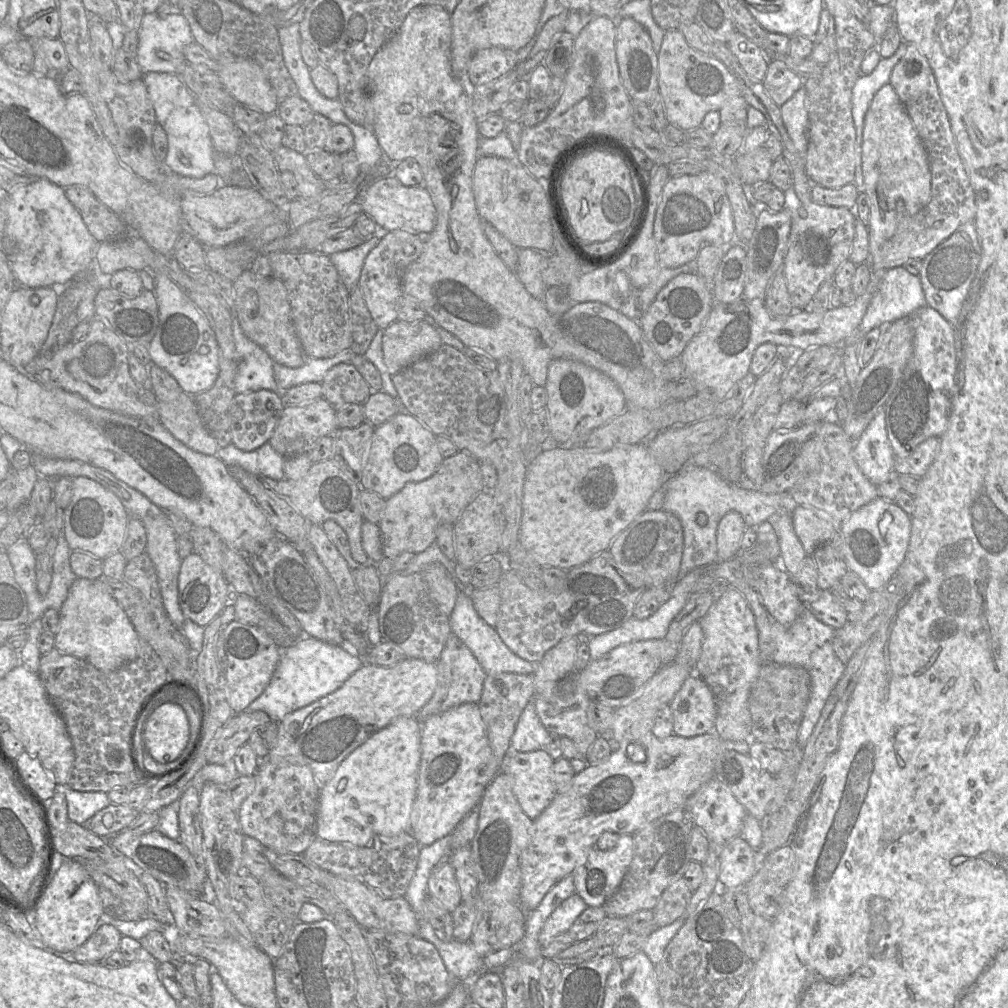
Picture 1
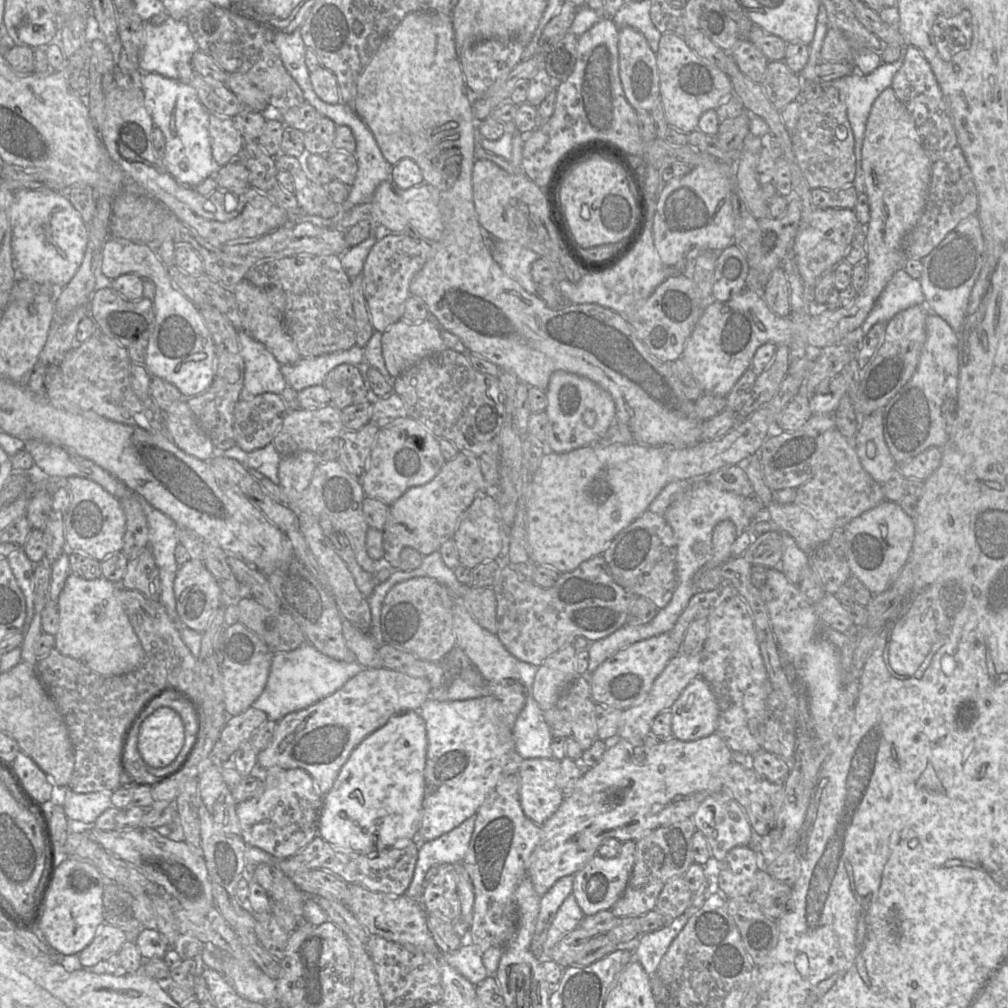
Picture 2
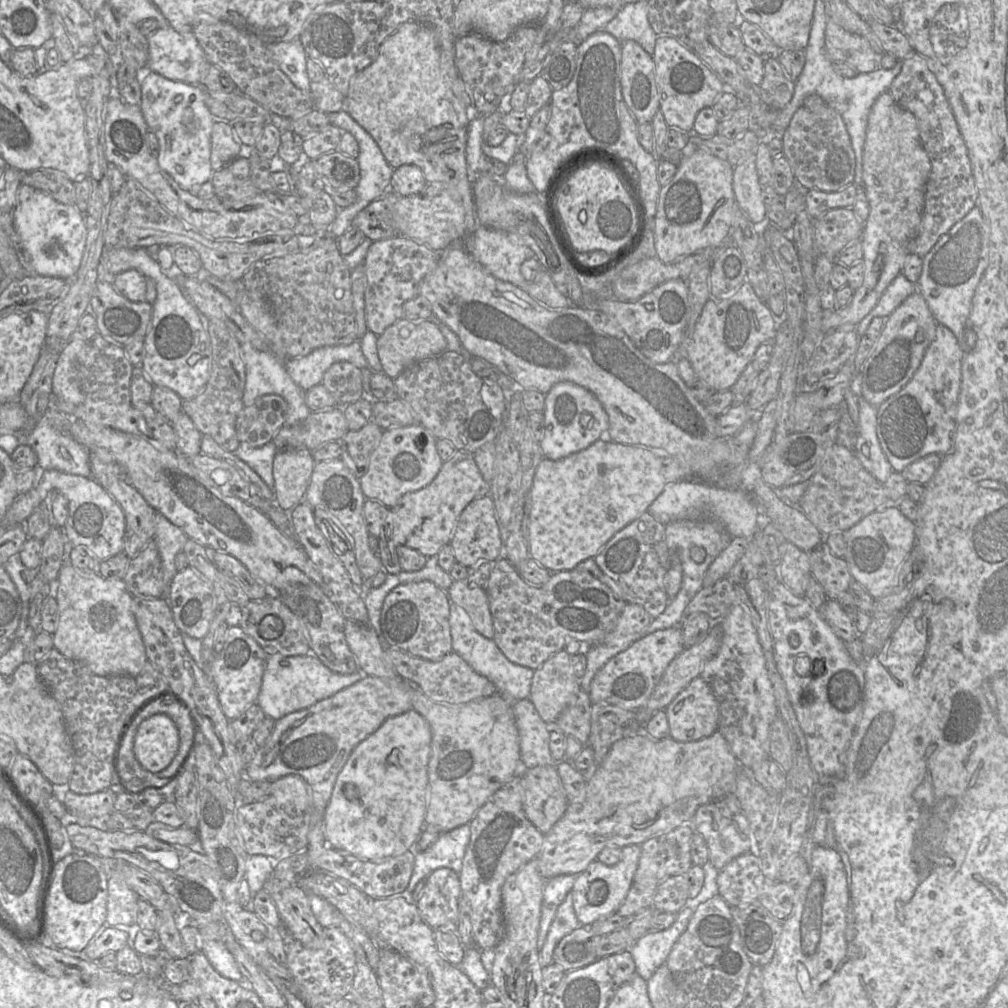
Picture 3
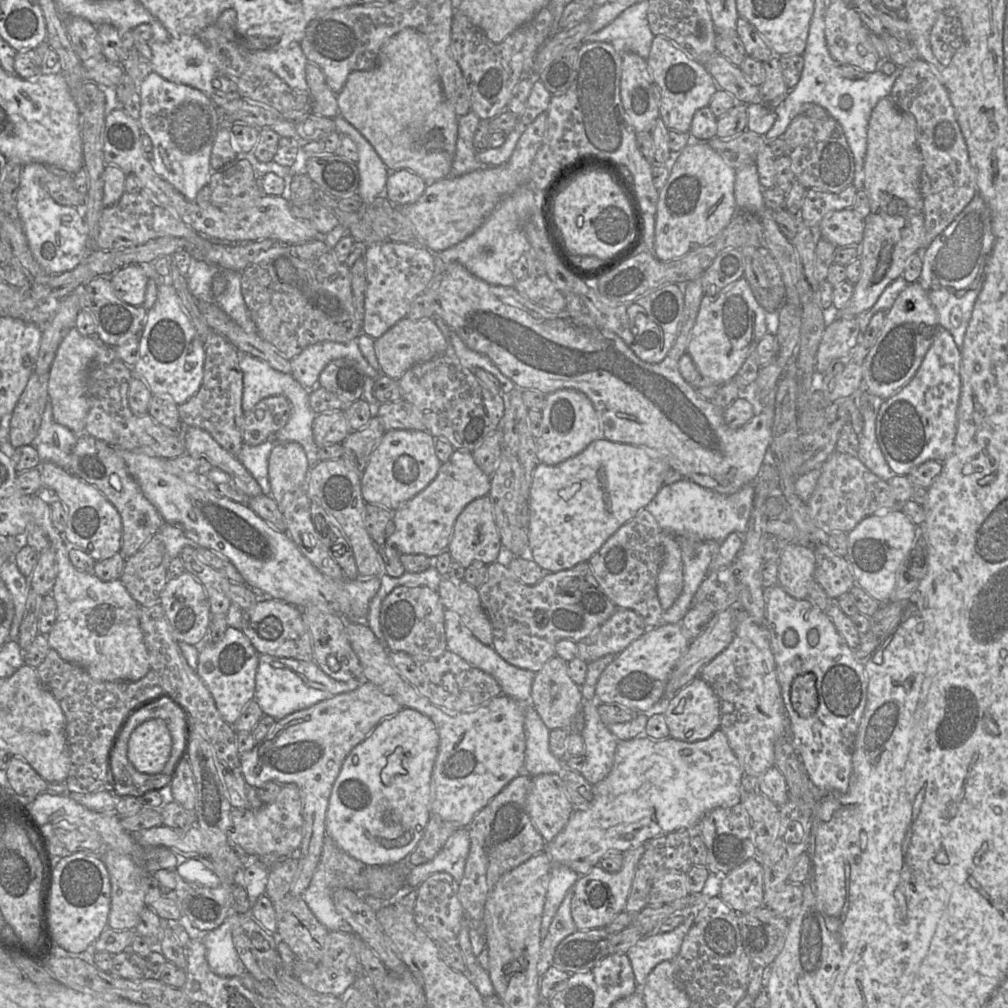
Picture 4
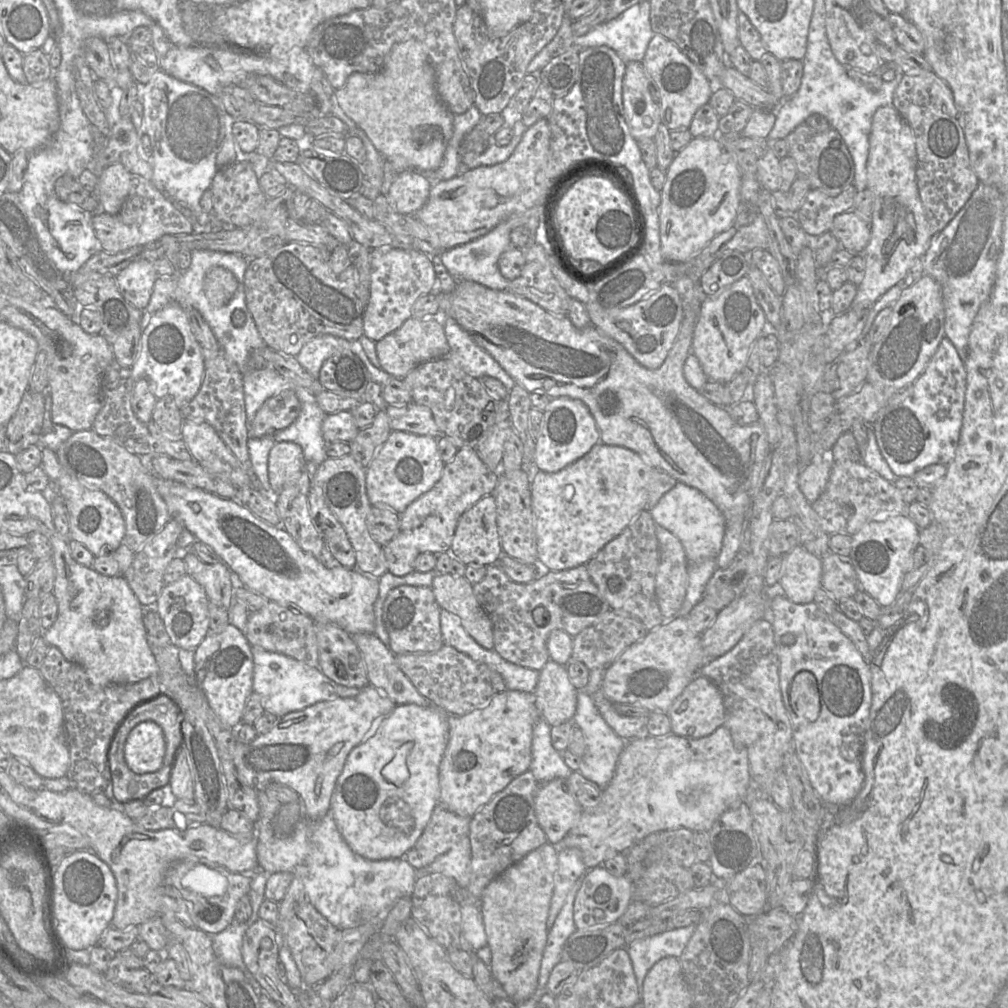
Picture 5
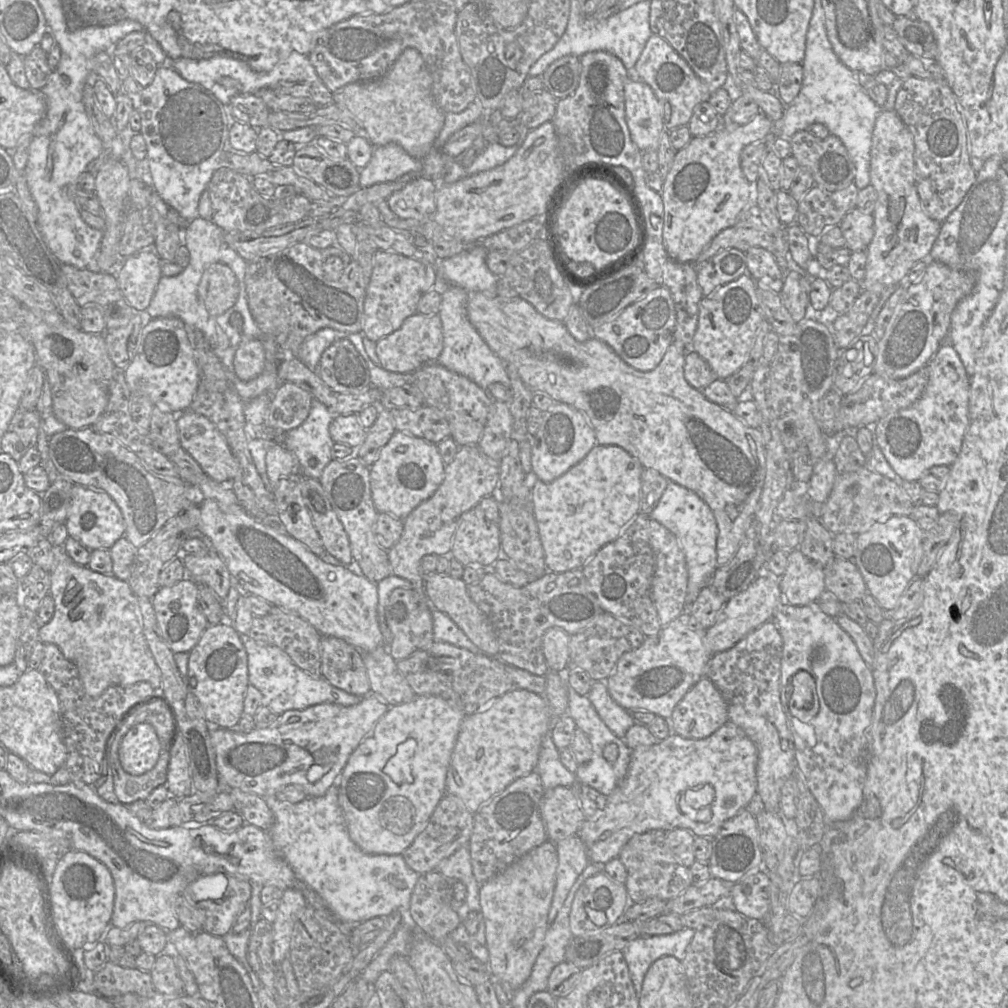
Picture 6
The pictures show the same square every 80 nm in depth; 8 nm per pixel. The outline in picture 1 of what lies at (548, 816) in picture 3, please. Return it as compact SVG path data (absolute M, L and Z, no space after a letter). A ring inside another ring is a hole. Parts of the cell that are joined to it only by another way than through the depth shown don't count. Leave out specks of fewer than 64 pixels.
M544 750L507 752L502 772L513 778L513 792L524 812L537 819L557 794L555 760Z

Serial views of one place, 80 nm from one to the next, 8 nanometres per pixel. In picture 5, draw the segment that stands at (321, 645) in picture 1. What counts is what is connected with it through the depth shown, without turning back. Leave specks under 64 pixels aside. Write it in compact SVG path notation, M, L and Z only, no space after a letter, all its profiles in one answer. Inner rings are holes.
M252 646L253 692L260 696L265 711L277 717L303 710L321 701L355 697L361 689L339 685L328 678L318 667L310 667L284 654L270 652L260 646Z

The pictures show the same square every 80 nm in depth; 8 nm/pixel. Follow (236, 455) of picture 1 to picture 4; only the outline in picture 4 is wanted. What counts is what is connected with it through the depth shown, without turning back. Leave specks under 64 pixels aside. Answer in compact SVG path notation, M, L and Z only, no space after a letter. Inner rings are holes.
M274 435L272 438L268 438L256 446L244 443L237 455L237 458L261 487L262 493L270 496L271 487L269 483L268 466L269 456L275 443Z

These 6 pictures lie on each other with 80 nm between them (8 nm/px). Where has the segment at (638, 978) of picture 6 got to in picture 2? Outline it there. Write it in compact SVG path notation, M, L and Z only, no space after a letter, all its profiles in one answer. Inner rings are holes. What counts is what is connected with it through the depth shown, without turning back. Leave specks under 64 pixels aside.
M690 910L673 921L668 921L661 929L640 935L634 943L634 959L642 965L649 976L656 975L662 957L684 928L689 917Z

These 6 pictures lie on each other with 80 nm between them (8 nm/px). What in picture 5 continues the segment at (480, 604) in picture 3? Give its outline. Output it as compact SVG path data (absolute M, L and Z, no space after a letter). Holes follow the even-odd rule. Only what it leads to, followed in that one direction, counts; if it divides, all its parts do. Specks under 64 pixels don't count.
M436 574L431 590L440 608L457 615L466 632L483 648L494 649L493 623L464 577Z

